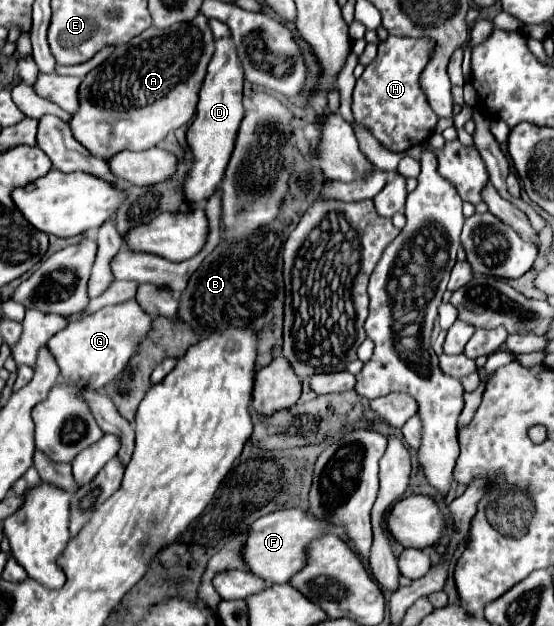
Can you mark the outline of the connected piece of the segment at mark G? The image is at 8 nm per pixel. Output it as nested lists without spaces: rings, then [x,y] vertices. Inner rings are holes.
[[[128,299],[124,303],[106,305],[78,323],[68,323],[66,329],[48,341],[48,347],[60,365],[62,379],[78,375],[90,389],[98,391],[106,383],[120,377],[150,329],[152,317],[140,309],[136,299]]]

